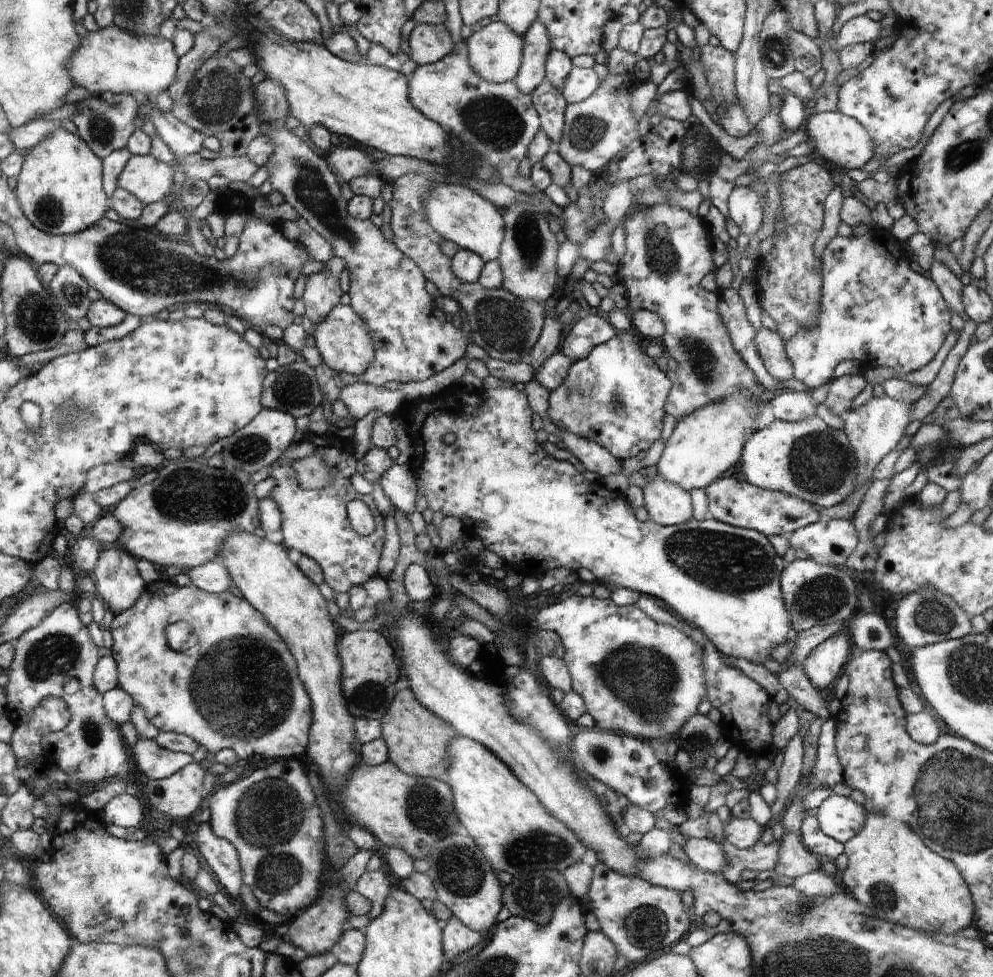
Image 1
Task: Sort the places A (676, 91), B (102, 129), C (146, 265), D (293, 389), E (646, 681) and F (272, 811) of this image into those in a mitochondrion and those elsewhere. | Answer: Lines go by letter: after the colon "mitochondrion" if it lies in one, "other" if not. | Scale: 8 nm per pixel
A: other
B: mitochondrion
C: mitochondrion
D: mitochondrion
E: mitochondrion
F: mitochondrion

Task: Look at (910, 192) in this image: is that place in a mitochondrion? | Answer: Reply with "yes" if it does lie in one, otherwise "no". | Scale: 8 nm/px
no

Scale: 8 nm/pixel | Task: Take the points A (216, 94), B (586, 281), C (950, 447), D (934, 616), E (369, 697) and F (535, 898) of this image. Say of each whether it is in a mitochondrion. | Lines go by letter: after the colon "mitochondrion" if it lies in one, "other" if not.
A: mitochondrion
B: other
C: other
D: mitochondrion
E: mitochondrion
F: mitochondrion

